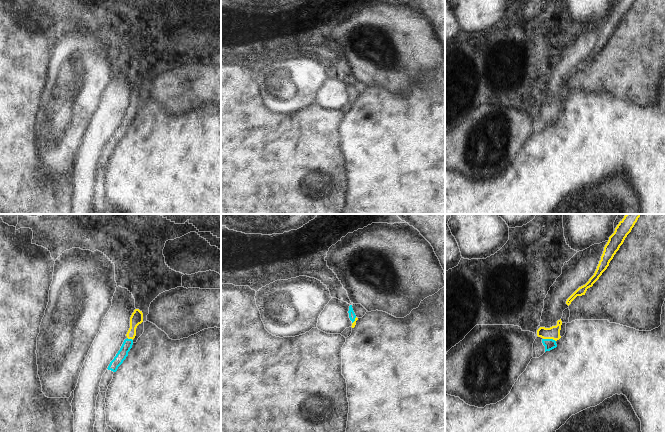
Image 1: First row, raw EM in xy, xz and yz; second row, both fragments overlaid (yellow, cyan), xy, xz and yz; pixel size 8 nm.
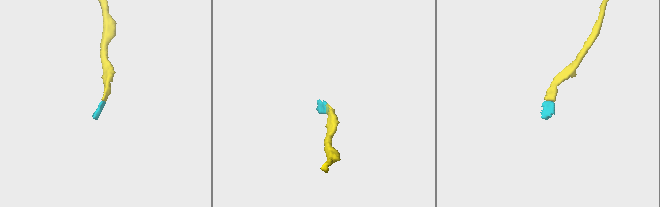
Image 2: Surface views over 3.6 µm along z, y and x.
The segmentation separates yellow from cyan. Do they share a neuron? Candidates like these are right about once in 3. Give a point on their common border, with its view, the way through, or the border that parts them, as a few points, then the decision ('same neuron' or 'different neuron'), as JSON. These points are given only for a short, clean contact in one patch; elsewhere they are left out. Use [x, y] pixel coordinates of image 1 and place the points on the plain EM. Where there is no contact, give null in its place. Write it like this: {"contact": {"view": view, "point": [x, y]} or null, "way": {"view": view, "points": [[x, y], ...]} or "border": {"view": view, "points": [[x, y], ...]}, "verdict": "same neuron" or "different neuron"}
{"contact": {"view": "yz", "point": [549, 114]}, "way": {"view": "yz", "points": [[553, 108], [549, 114], [549, 120]]}, "verdict": "same neuron"}

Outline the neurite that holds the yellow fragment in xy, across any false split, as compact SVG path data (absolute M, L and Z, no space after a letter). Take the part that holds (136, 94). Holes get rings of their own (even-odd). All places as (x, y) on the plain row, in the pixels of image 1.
M135 85L130 93L130 104L126 110L127 114L124 116L120 126L110 138L106 148L103 150L100 158L100 168L106 168L109 160L113 155L113 150L117 147L118 143L128 132L128 128L132 124L133 115L136 112L136 104L143 98L143 89L139 85Z

